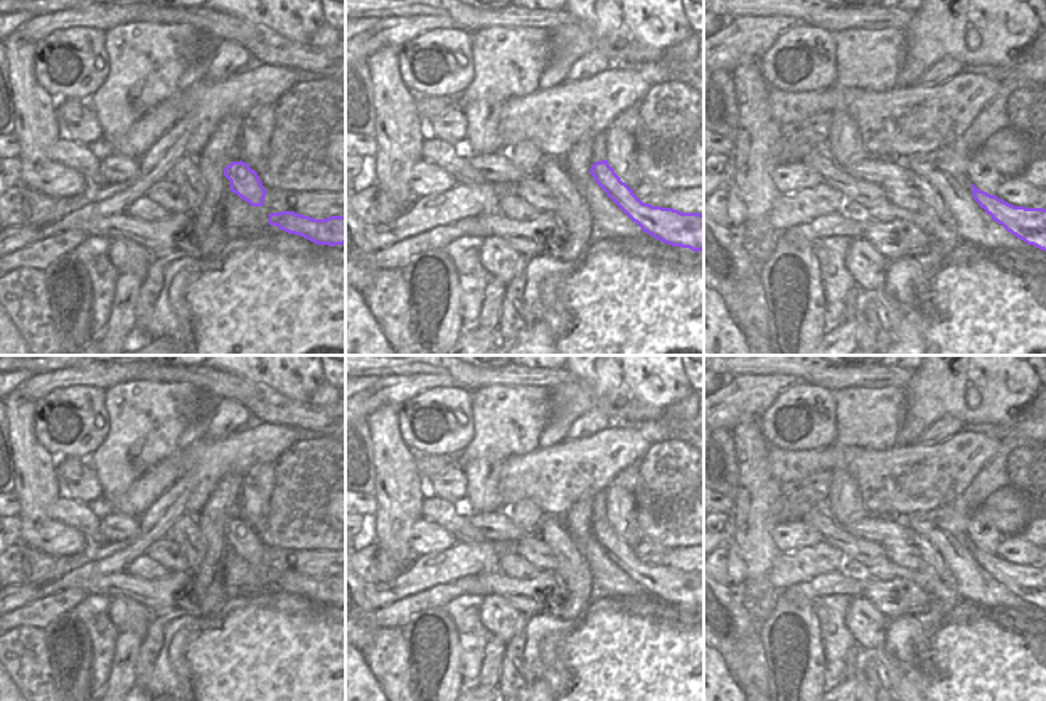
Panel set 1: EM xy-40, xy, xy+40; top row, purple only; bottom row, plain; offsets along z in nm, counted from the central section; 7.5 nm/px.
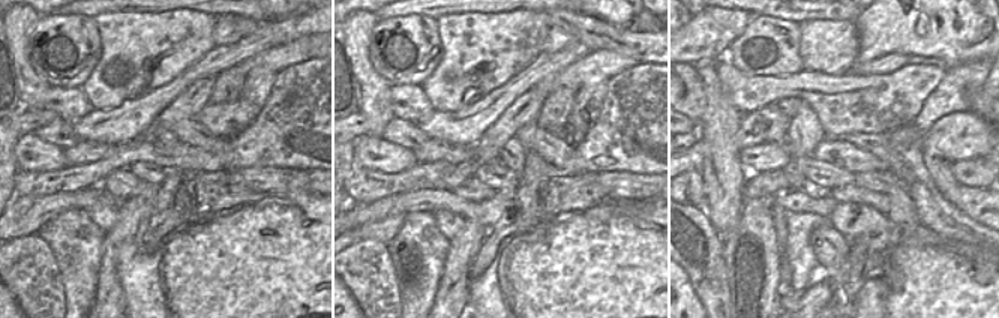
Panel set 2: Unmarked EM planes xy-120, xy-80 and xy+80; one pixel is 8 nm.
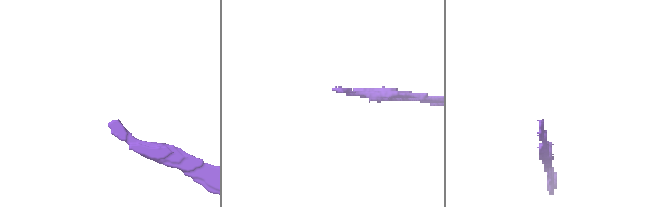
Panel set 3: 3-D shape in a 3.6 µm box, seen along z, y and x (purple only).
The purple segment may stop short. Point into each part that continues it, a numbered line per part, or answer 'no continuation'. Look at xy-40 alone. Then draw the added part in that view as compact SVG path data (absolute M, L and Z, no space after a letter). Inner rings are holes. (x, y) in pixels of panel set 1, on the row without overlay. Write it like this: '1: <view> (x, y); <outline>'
1: xy-40 (203, 517); M205 507L202 511L198 511L197 514L194 514L194 517L198 520L198 525L200 525L200 531L205 533L205 528L210 525L210 523L216 523L218 525L218 531L224 541L224 546L230 549L230 539L224 535L224 527L227 523L230 523L234 519L218 519L218 520L213 520L211 515L205 511Z

